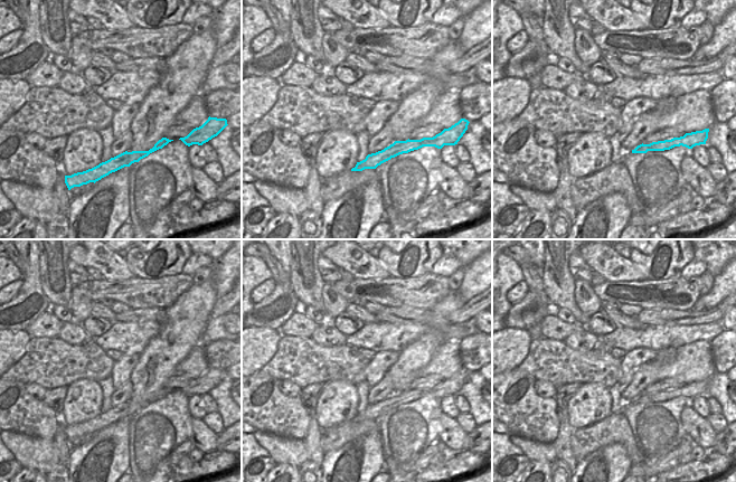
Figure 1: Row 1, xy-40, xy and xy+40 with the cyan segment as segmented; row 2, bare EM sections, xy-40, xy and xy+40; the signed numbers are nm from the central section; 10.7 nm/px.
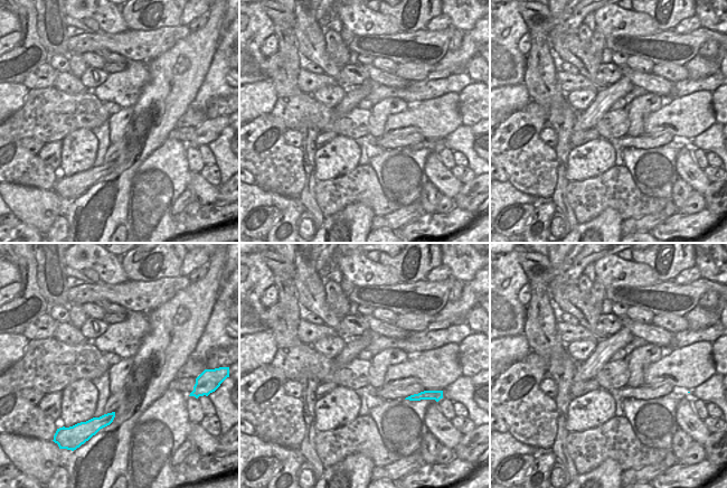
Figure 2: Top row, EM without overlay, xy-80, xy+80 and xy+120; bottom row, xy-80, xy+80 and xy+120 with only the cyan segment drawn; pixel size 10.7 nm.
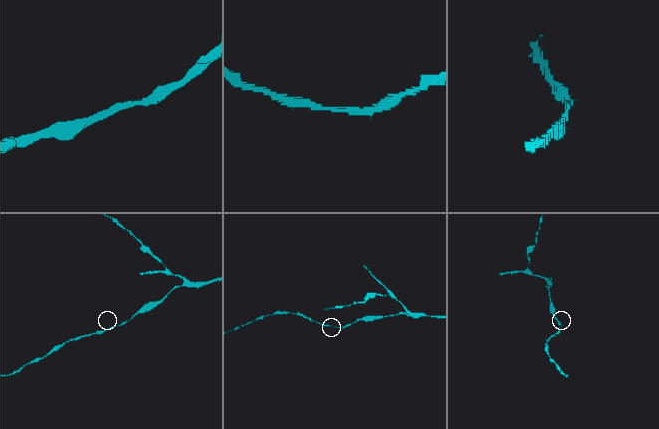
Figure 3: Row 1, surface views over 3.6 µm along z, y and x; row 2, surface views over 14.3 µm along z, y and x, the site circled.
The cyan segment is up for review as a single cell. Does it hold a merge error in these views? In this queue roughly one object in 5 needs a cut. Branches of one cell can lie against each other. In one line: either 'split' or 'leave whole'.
leave whole

